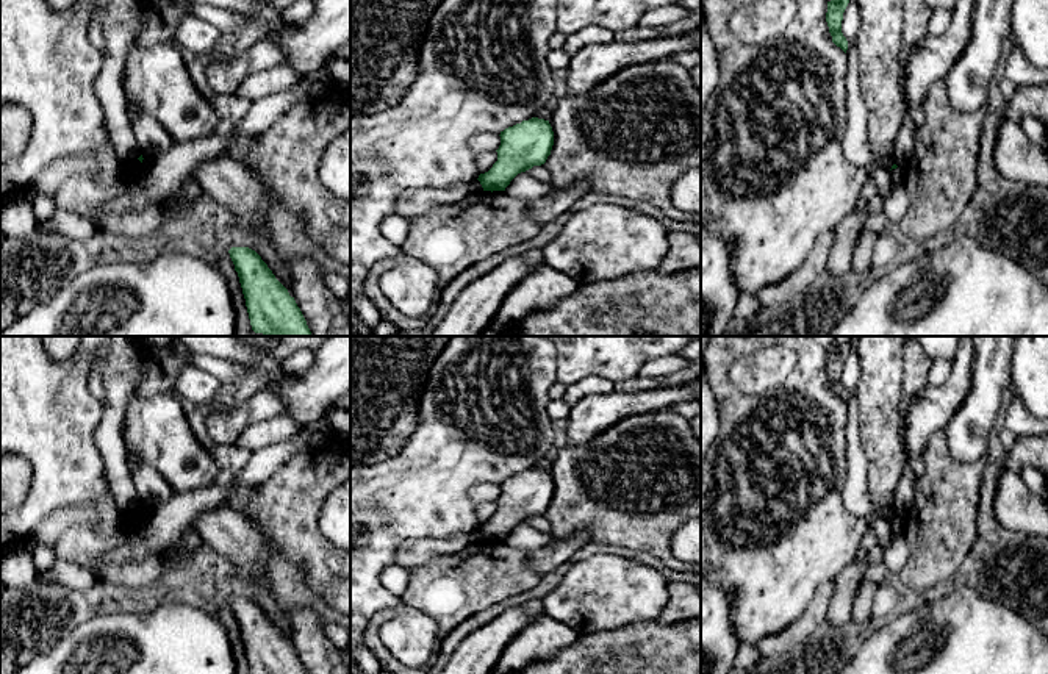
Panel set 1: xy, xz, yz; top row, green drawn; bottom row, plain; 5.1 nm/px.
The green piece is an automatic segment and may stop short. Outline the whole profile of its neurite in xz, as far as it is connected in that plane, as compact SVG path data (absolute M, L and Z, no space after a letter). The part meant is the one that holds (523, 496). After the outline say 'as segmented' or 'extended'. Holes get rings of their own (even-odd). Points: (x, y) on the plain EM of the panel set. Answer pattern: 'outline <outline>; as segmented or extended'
outline M532 468L501 482L497 511L479 525L483 541L505 541L521 522L546 513L554 496L549 471Z; as segmented

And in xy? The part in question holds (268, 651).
outline M231 597L250 674L307 674L288 640L275 629L261 607L249 597Z; as segmented

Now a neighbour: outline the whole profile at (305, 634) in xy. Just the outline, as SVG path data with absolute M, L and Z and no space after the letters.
M289 604L283 607L288 621L285 638L296 651L307 674L350 674L343 652L324 633L321 615L310 607Z

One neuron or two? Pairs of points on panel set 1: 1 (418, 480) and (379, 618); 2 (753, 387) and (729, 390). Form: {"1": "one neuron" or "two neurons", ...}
{"1": "two neurons", "2": "two neurons"}

